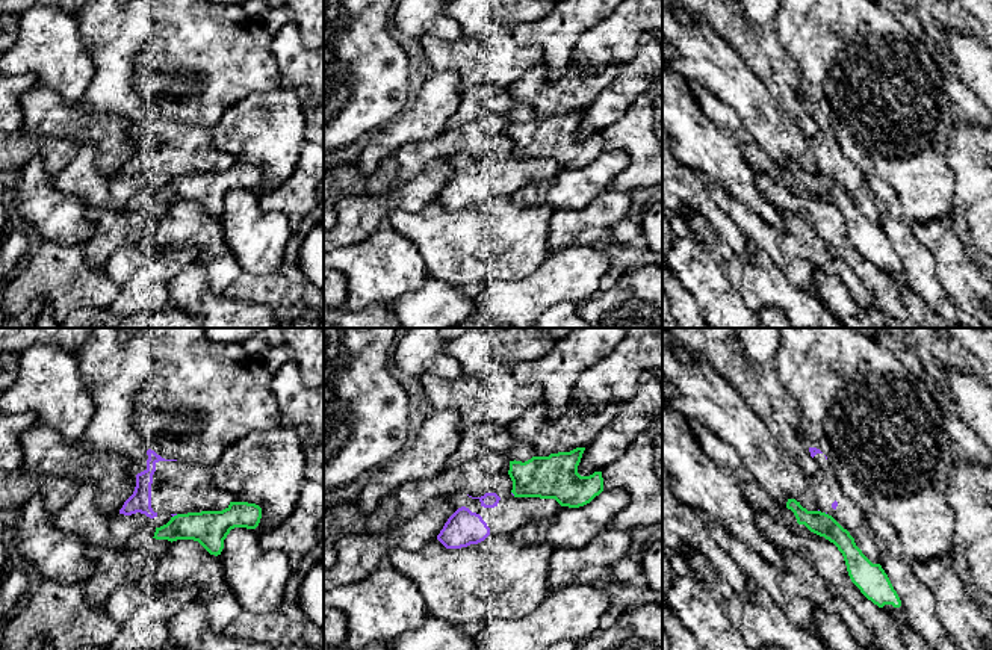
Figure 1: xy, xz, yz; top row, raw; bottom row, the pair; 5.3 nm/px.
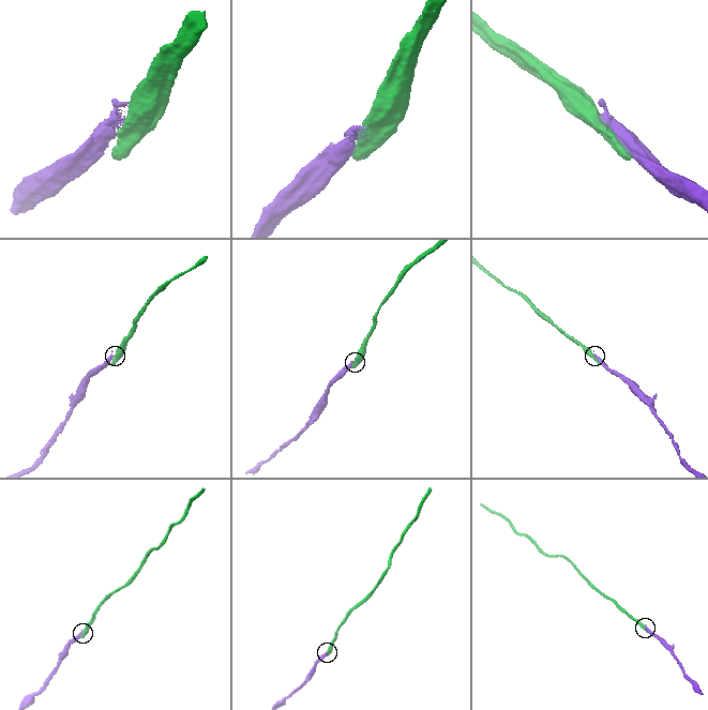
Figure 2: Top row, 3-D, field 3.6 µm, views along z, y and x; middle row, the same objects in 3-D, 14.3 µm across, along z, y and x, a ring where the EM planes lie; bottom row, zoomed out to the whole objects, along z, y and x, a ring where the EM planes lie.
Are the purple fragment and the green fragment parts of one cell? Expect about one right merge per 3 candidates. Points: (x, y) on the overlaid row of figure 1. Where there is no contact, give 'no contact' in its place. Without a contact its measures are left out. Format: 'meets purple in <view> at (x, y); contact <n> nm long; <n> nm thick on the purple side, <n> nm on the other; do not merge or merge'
meets purple in xy at (174, 514); contact 40 nm long; 20 nm thick on the purple side, 190 nm on the other; do not merge

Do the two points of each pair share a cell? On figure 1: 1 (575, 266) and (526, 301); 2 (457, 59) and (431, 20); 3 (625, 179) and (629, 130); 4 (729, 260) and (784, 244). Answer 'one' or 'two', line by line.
1: one
2: two
3: one
4: two

